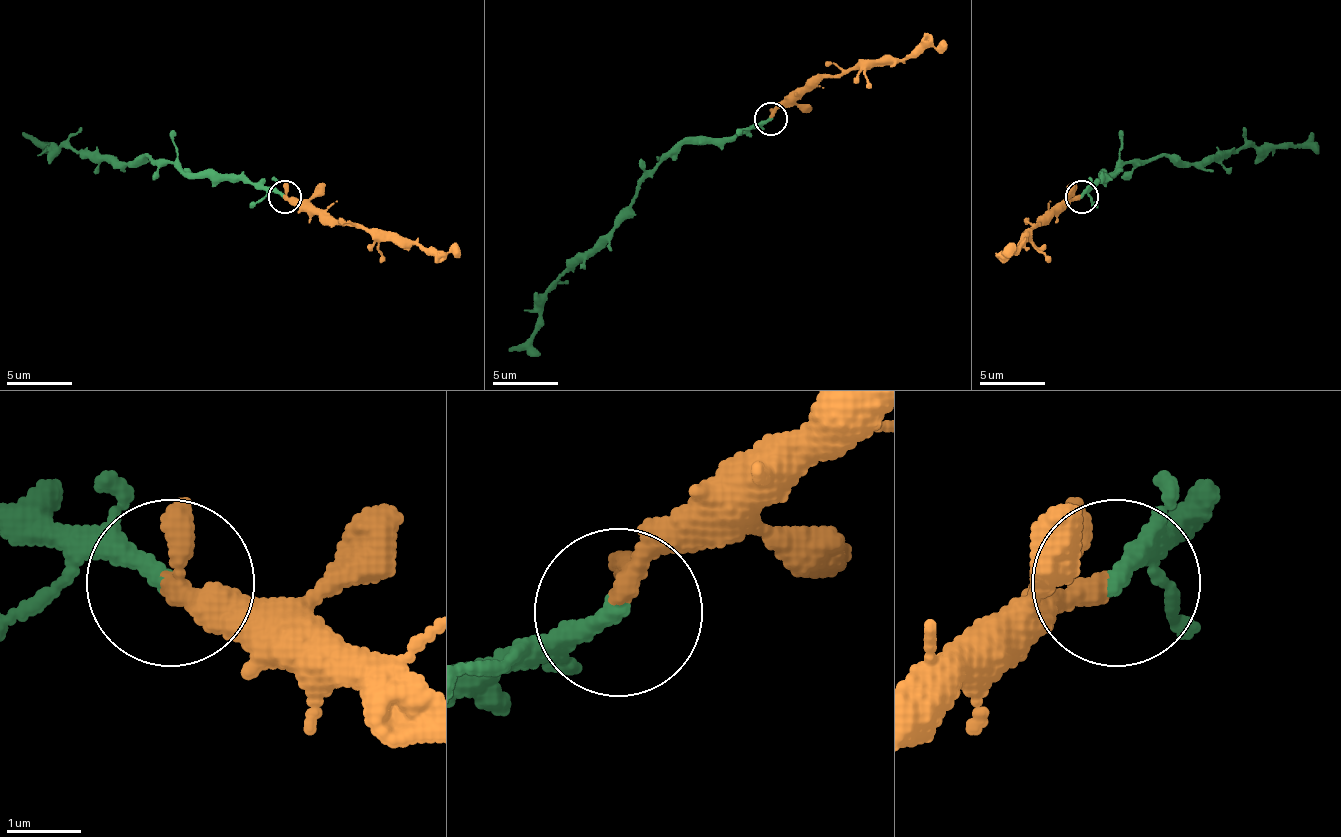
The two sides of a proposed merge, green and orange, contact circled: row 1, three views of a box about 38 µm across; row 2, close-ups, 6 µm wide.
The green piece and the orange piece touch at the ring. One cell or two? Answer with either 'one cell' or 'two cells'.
one cell

